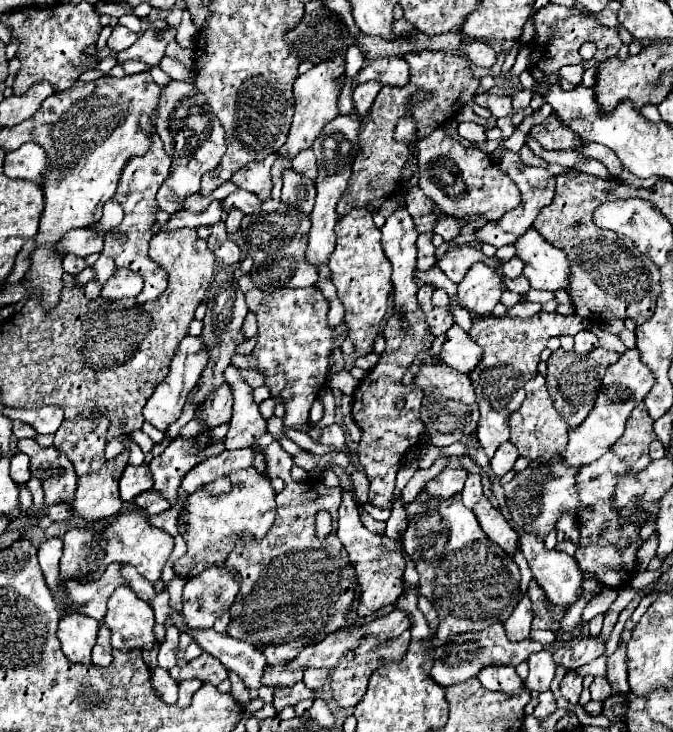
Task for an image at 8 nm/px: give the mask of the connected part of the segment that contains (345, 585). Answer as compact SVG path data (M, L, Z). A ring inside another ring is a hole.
M291 476L281 480L285 482L285 488L281 494L277 494L277 518L267 536L261 540L239 542L225 560L225 568L235 572L239 578L239 594L235 596L235 602L229 610L231 624L227 628L227 634L231 638L251 642L259 652L265 654L267 666L271 666L271 670L263 674L261 682L269 688L289 688L303 680L303 670L287 670L287 664L295 660L303 648L321 642L335 630L341 630L341 626L345 626L347 622L347 616L351 614L357 596L355 568L351 566L347 550L335 534L337 510L341 506L341 488L327 488L319 478L305 480L303 484L293 482ZM319 510L327 510L333 518L333 530L325 540L319 540L315 532L315 516Z

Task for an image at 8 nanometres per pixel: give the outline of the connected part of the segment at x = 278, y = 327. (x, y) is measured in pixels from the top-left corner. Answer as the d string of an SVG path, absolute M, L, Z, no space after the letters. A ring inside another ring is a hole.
M235 270L235 280L245 292L247 306L257 314L259 322L259 342L253 350L259 372L263 372L273 398L285 404L287 416L285 426L305 424L309 420L309 408L319 396L323 382L329 372L329 356L335 348L341 348L349 336L349 328L341 322L337 328L329 326L327 312L329 302L317 286L311 288L281 288L275 292L263 292L253 282L251 276Z

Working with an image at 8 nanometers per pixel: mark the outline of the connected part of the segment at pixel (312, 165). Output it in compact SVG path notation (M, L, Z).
M311 148L299 152L291 162L293 162L295 172L299 172L299 174L311 178L311 180L317 178L317 162L315 162L315 154L313 154Z

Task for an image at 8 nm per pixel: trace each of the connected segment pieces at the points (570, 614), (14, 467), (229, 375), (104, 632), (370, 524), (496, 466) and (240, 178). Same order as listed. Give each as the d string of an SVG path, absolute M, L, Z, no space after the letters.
M595 590L593 592L588 592L585 594L585 596L581 596L579 601L577 601L575 604L569 608L569 610L566 612L563 620L561 620L561 632L568 632L568 629L573 629L577 625L577 623L580 621L583 606L587 605L587 602L593 596L595 596L598 593L598 590Z
M17 452L17 454L13 454L13 458L11 458L11 472L21 472L21 470L25 470L25 482L27 482L27 480L31 478L29 458L27 458L27 454Z
M229 366L225 370L225 384L229 384L235 400L231 426L225 436L225 446L227 450L249 448L255 438L267 432L267 424L259 414L259 406L253 402L253 388L245 382L237 366Z
M107 626L99 628L99 636L97 636L97 644L93 648L93 664L95 666L109 666L113 656L113 646L111 646L111 630Z
M353 498L355 500L355 504L357 504L357 508L359 508L359 512L361 512L361 522L363 522L363 526L367 528L367 530L371 530L371 532L375 532L375 534L383 534L383 530L385 530L385 522L379 522L379 520L373 520L371 516L369 516L369 512L361 506L361 502L357 500L357 498Z
M503 442L503 444L499 446L499 450L495 452L493 460L491 460L491 470L493 470L493 474L495 474L495 476L507 474L509 470L513 470L513 464L515 464L517 458L519 458L519 454L517 454L515 446L511 446L511 442Z
M279 154L271 156L271 158L265 158L263 162L251 162L247 166L243 166L243 170L235 172L231 182L237 186L237 188L243 188L247 192L253 192L257 194L261 200L269 198L271 196L271 188L273 188L273 182L271 182L271 166L273 162L277 160Z

